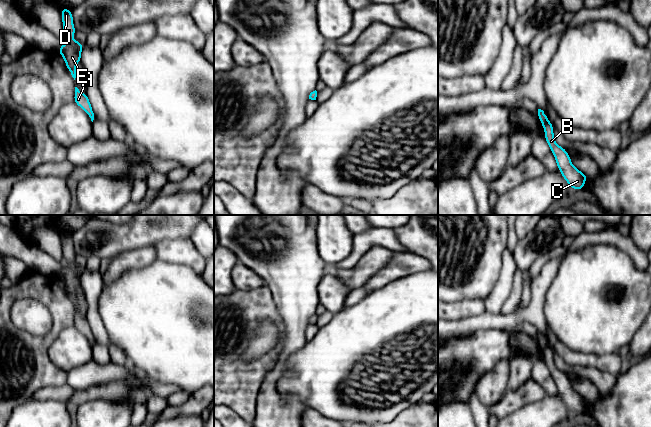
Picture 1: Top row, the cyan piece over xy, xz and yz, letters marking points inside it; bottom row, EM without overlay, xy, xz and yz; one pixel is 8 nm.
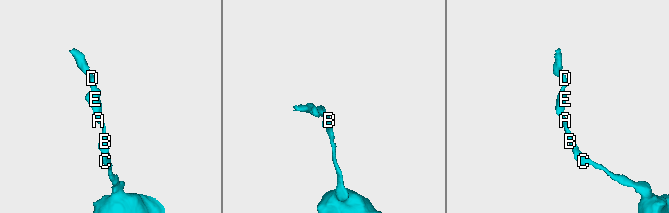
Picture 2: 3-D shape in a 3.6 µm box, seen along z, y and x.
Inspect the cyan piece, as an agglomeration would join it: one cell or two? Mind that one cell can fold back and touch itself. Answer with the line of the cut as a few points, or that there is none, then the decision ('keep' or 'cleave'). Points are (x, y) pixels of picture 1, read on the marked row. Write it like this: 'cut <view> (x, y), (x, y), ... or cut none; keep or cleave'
cut none; keep

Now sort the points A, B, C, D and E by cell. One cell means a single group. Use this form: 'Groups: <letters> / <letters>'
Groups: A B C D E

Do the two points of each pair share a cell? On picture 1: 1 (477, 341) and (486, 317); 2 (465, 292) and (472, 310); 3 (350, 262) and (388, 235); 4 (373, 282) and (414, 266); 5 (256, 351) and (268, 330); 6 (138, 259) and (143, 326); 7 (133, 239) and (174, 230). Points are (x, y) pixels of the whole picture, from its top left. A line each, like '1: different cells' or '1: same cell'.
1: different cells
2: different cells
3: same cell
4: same cell
5: same cell
6: different cells
7: same cell

